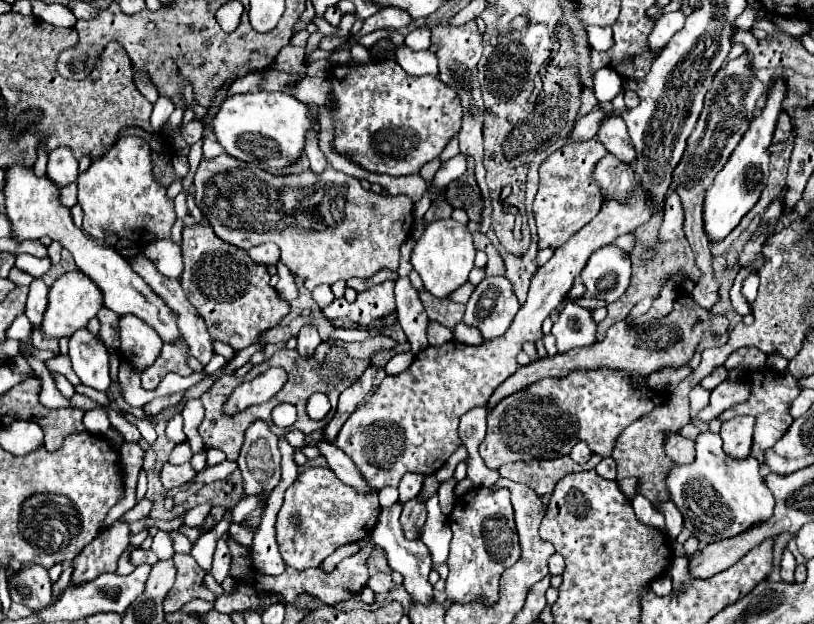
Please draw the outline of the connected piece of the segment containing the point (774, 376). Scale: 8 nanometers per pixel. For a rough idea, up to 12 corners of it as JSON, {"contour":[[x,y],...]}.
{"contour":[[746,373],[752,395],[718,417],[756,417],[752,455],[766,449],[792,425],[790,401],[798,383],[790,373]]}

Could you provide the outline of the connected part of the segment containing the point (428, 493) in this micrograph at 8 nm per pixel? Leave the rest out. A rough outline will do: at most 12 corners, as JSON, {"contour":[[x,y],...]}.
{"contour":[[436,475],[426,477],[420,499],[428,501],[438,491]]}

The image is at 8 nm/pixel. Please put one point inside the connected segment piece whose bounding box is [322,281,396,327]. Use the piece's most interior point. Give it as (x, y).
(377, 301)

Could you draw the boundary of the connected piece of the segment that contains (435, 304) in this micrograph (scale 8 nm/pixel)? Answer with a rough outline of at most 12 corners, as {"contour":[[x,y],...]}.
{"contour":[[420,291],[428,319],[448,329],[462,321],[464,305]]}

